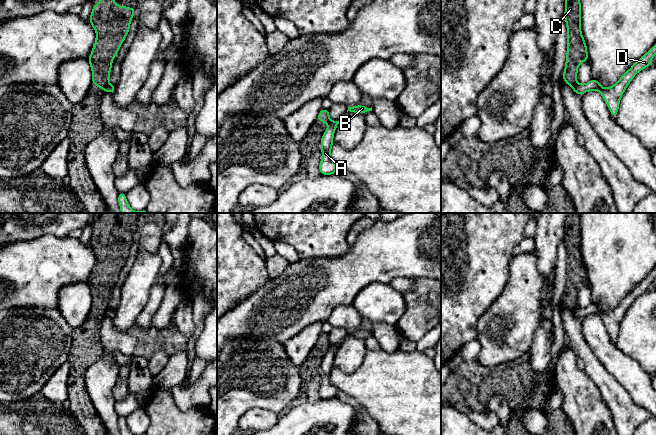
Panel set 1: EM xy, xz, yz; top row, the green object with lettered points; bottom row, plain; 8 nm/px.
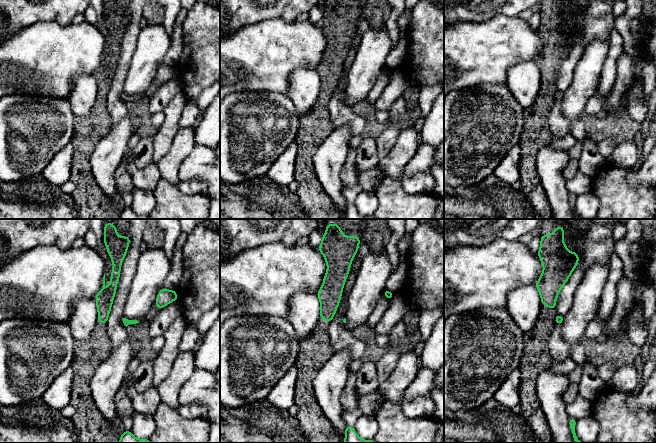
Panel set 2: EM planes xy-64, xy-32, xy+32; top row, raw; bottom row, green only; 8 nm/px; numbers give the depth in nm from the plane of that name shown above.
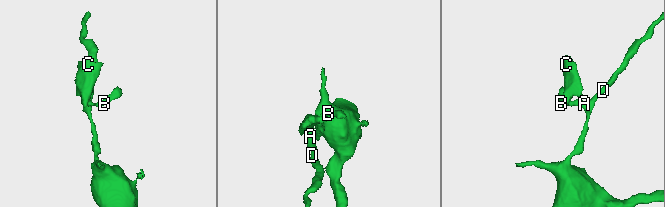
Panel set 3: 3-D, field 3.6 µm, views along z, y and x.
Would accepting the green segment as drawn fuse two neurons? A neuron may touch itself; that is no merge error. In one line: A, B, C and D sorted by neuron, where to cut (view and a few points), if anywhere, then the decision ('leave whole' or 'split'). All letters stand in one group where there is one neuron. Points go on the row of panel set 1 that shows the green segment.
A B D / C | xy (108, 83), (104, 90) | split

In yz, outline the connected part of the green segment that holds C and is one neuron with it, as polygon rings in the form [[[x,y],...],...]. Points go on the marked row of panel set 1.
[[[565,0],[564,18],[567,26],[567,54],[562,78],[572,89],[577,85],[578,67],[582,62],[588,62],[588,52],[581,32],[581,3],[580,0]]]

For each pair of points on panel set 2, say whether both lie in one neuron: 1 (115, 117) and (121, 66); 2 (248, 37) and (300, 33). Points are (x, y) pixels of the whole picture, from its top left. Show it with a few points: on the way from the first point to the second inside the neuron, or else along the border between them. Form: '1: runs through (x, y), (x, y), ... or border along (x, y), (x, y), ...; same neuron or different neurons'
1: runs through (115, 104), (115, 94), (119, 79); same neuron
2: runs through (261, 37), (287, 37); same neuron

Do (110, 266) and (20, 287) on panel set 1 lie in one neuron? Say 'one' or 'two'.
two

